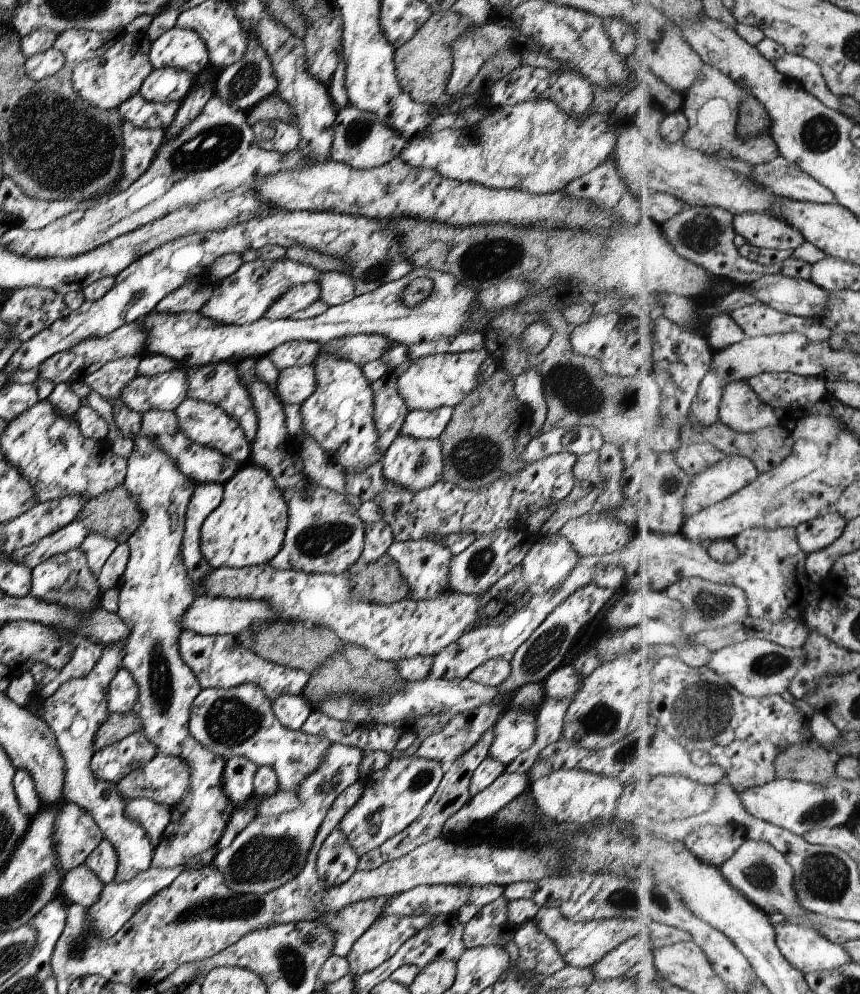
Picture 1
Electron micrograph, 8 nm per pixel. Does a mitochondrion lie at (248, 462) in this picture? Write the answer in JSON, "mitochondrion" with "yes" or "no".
{"mitochondrion":"no"}

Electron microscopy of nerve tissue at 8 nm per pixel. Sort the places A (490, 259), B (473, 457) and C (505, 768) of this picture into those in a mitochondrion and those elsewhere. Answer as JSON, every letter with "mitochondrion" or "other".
{"A":"mitochondrion","B":"mitochondrion","C":"other"}

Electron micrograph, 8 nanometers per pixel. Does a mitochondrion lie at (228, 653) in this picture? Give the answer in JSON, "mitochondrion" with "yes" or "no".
{"mitochondrion":"no"}

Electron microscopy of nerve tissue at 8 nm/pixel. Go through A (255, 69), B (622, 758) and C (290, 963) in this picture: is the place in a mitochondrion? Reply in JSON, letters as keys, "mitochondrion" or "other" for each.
{"A":"mitochondrion","B":"mitochondrion","C":"mitochondrion"}

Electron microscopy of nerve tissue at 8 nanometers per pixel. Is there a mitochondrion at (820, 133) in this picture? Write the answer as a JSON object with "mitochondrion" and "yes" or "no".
{"mitochondrion":"yes"}

